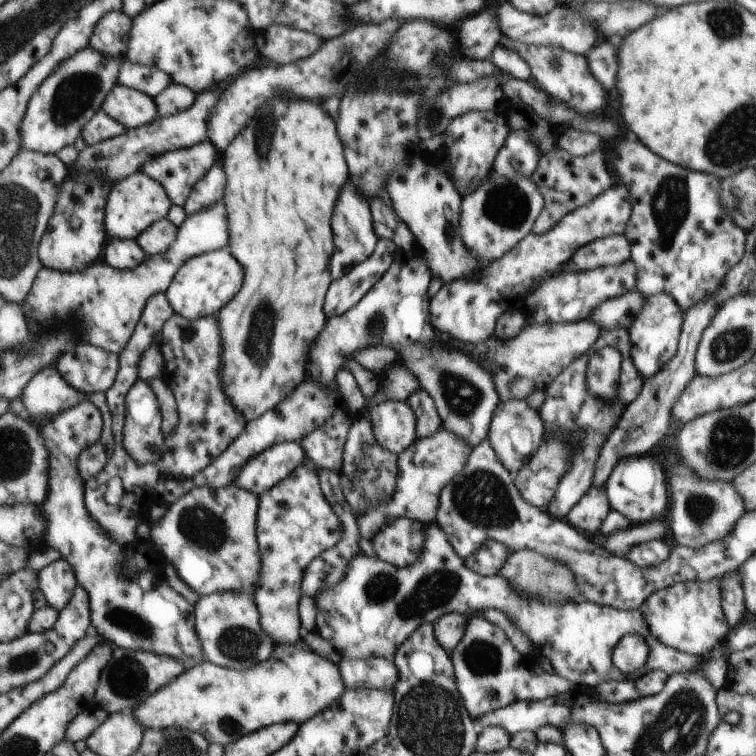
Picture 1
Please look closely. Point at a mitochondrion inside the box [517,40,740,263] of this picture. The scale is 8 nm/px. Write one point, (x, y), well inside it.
(670, 203)

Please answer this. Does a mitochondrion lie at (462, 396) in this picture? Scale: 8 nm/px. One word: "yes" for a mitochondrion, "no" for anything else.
yes

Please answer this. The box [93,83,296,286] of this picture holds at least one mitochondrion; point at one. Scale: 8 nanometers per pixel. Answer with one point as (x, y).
(265, 130)

